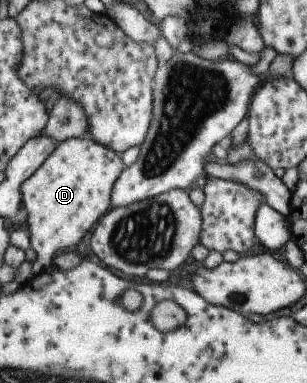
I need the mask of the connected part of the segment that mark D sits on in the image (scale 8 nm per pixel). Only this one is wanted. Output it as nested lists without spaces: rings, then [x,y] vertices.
[[[88,136],[61,138],[39,168],[21,182],[21,218],[27,227],[29,247],[43,267],[56,253],[79,244],[89,228],[110,209],[111,188],[124,169],[119,157]]]

